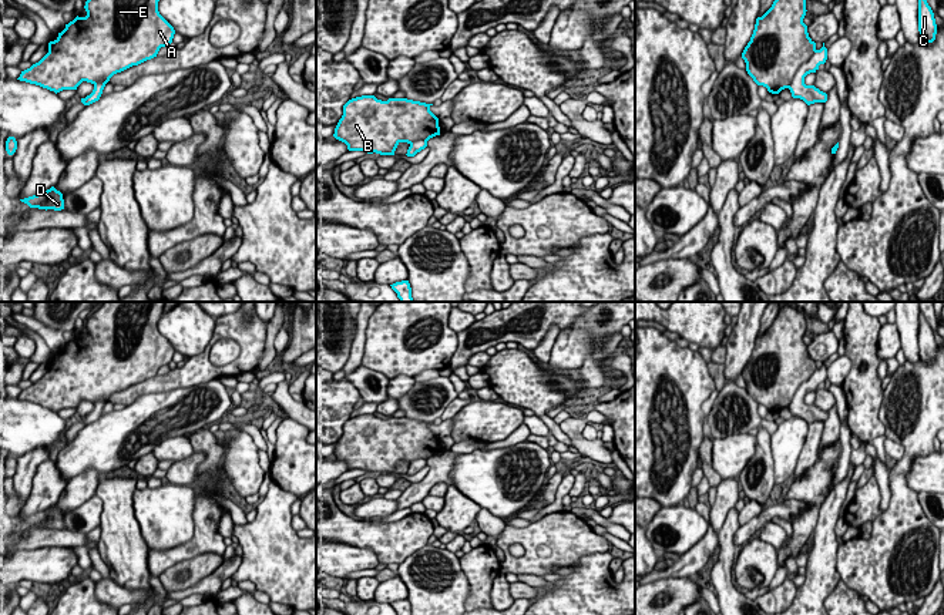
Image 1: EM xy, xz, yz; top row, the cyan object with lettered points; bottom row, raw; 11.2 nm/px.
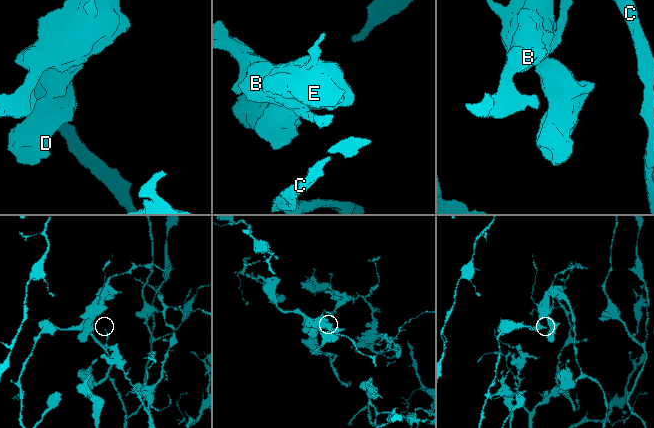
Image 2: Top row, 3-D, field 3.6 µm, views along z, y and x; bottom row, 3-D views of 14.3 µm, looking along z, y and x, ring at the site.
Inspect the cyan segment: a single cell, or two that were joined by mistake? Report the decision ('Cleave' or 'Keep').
Cleave

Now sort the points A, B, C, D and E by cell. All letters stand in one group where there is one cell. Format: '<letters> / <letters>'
A B E / C D

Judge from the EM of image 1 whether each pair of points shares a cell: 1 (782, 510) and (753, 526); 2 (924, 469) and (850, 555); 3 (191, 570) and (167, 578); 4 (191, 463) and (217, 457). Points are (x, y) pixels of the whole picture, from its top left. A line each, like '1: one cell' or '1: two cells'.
1: one cell
2: two cells
3: one cell
4: two cells

